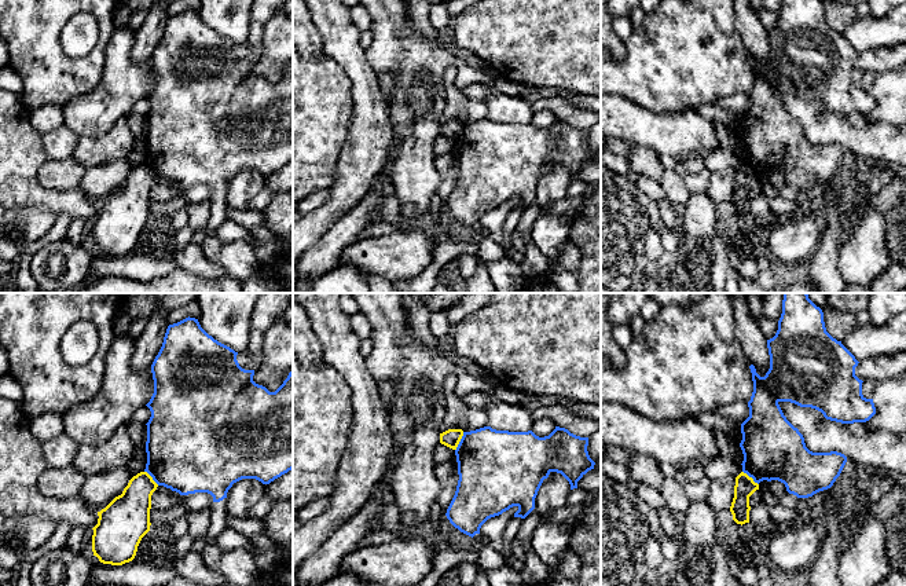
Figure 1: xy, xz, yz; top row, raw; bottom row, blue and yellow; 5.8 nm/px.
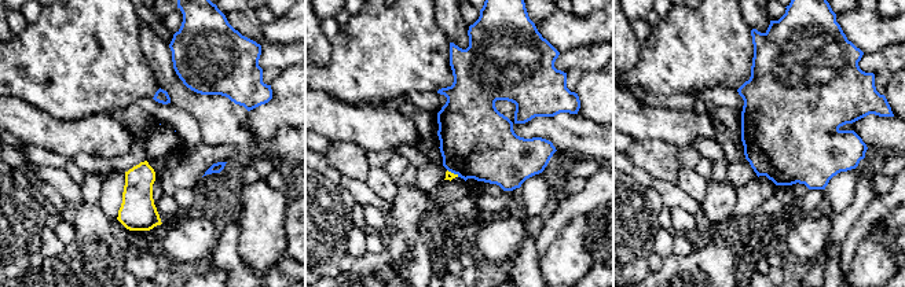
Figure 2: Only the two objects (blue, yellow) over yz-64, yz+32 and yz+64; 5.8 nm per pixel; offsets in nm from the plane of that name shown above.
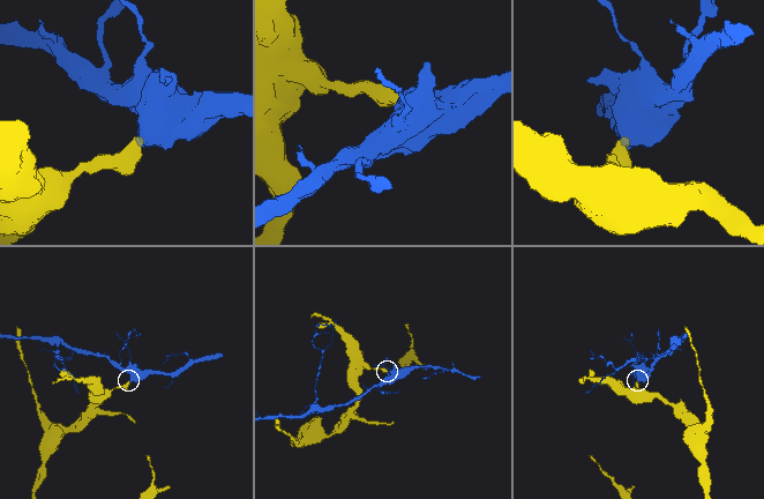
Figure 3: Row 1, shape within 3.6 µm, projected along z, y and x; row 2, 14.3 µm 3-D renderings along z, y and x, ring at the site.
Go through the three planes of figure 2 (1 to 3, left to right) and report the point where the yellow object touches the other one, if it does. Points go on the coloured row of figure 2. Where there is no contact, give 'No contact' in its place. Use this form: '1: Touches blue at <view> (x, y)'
1: No contact
2: Touches blue at yz+32 (453, 172)
3: No contact

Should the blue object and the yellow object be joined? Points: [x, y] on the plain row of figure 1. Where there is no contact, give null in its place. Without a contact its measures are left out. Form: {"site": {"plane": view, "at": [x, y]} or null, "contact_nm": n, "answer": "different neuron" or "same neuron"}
{"site": {"plane": "xz", "at": [459, 134]}, "contact_nm": 120, "answer": "different neuron"}

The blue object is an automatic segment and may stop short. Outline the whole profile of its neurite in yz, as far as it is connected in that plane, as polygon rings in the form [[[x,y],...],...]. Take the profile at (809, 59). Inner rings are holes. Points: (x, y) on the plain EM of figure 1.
[[[782,0],[778,22],[773,30],[767,32],[767,40],[770,61],[766,67],[760,69],[755,58],[749,58],[753,84],[748,94],[749,109],[741,116],[742,164],[758,176],[763,172],[778,172],[785,176],[789,186],[797,190],[808,190],[833,177],[847,154],[847,149],[837,143],[810,143],[806,139],[803,127],[786,111],[778,95],[791,94],[800,99],[811,99],[821,103],[826,111],[841,116],[866,114],[876,106],[876,99],[873,91],[866,91],[862,87],[863,73],[855,67],[855,59],[859,54],[841,33],[837,33],[826,23],[821,0]]]

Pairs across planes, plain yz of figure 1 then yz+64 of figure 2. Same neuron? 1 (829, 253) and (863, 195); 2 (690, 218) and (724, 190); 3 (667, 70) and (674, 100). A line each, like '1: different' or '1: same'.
1: different
2: same
3: different

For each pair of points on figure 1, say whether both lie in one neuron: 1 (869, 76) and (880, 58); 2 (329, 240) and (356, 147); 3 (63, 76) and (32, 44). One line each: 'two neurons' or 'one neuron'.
1: two neurons
2: two neurons
3: one neuron

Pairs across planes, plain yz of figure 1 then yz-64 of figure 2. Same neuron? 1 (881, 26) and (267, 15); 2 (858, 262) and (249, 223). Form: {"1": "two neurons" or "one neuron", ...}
{"1": "two neurons", "2": "one neuron"}

